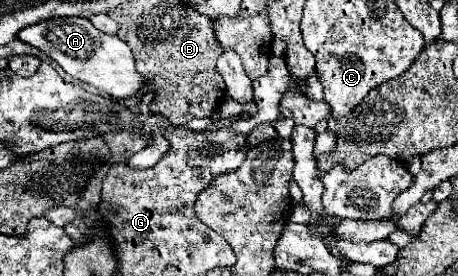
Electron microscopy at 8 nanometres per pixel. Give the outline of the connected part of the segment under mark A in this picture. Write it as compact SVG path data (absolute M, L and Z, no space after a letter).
M83 17L39 21L37 25L21 29L21 33L17 33L17 39L29 43L35 49L41 49L41 53L61 65L67 75L97 87L101 93L107 93L113 99L127 99L145 89L145 79L135 69L135 59L129 45L125 45L125 41L121 41L117 35L107 35L95 29Z

